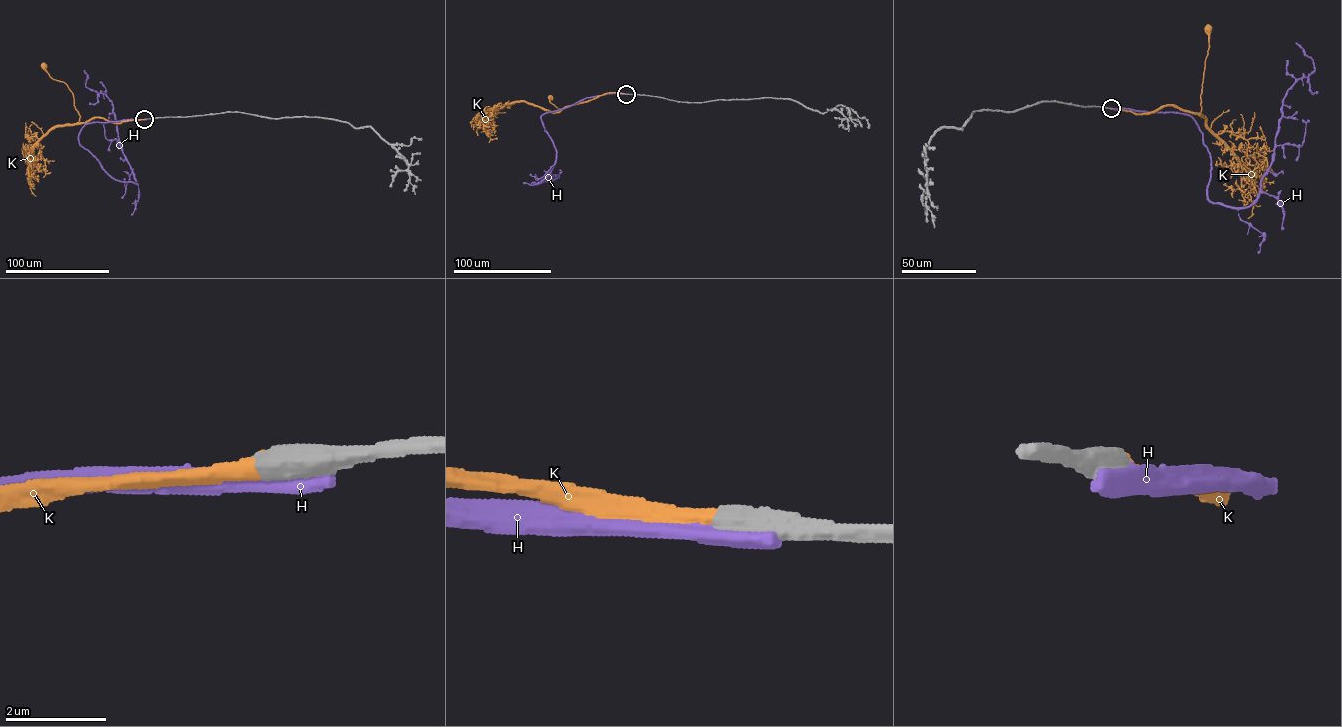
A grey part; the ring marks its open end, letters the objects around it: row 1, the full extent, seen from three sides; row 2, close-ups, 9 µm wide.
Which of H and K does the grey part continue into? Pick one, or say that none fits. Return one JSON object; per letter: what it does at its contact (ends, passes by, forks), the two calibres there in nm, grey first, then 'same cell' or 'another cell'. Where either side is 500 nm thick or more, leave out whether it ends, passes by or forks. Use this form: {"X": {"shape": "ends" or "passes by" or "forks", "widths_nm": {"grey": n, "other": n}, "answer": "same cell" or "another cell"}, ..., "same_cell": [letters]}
{"H": {"widths_nm": {"grey": 700, "other": 480}, "answer": "another cell"}, "K": {"widths_nm": {"grey": 550, "other": 360}, "answer": "same cell"}, "same_cell": ["K"]}

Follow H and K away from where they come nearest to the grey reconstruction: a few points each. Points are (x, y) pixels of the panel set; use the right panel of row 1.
H: (1111, 109), (1192, 117), (1211, 160), (1208, 199), (1246, 207), (1271, 162), (1286, 92), (1315, 70), (1295, 43)
K: (1112, 108), (1146, 113), (1173, 105), (1200, 112), (1209, 47), (1207, 29)

